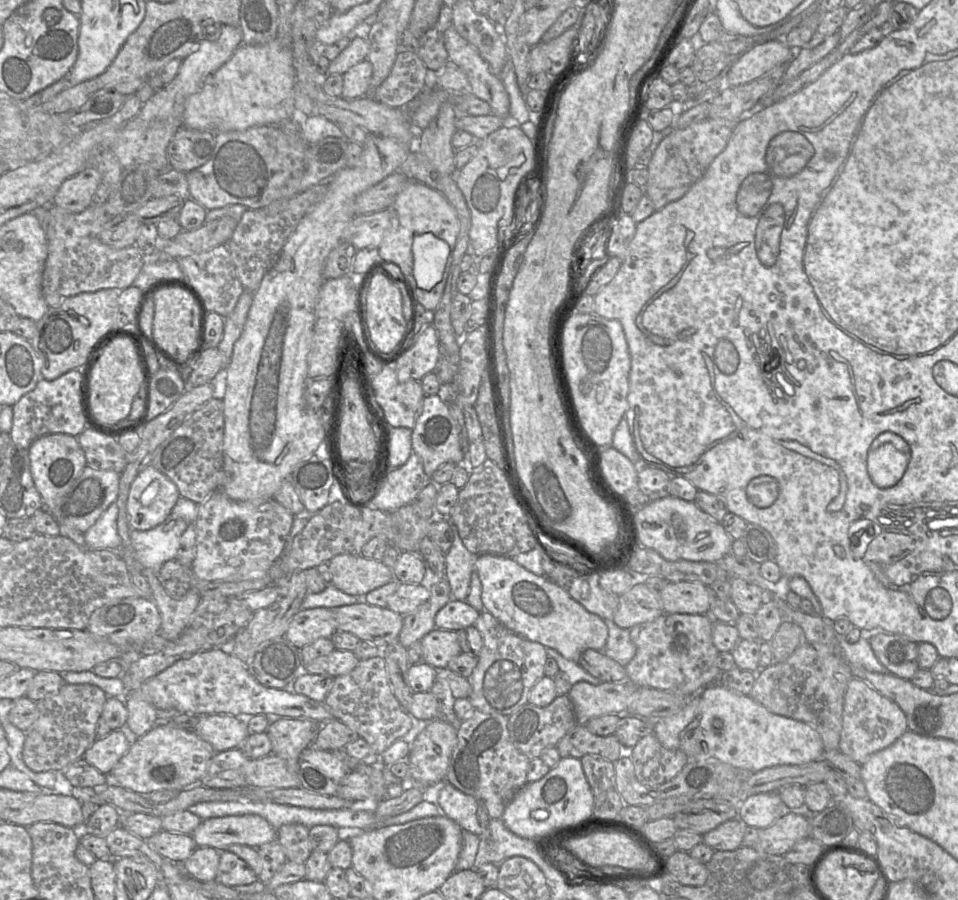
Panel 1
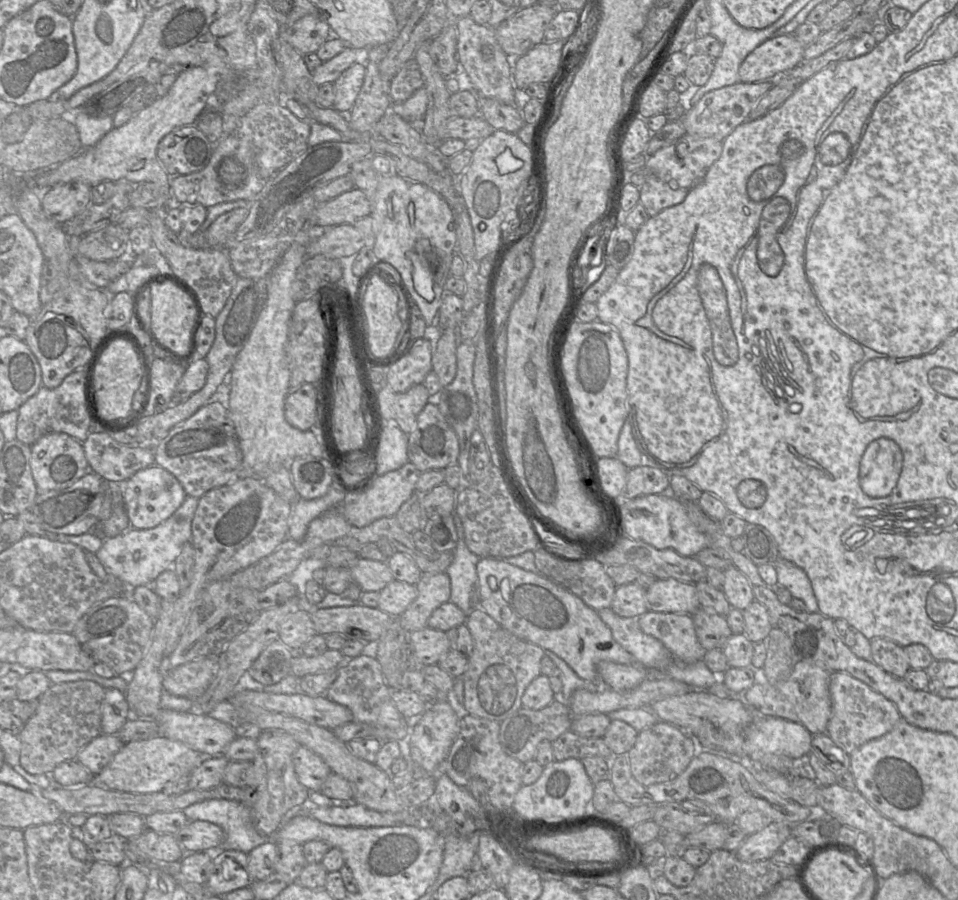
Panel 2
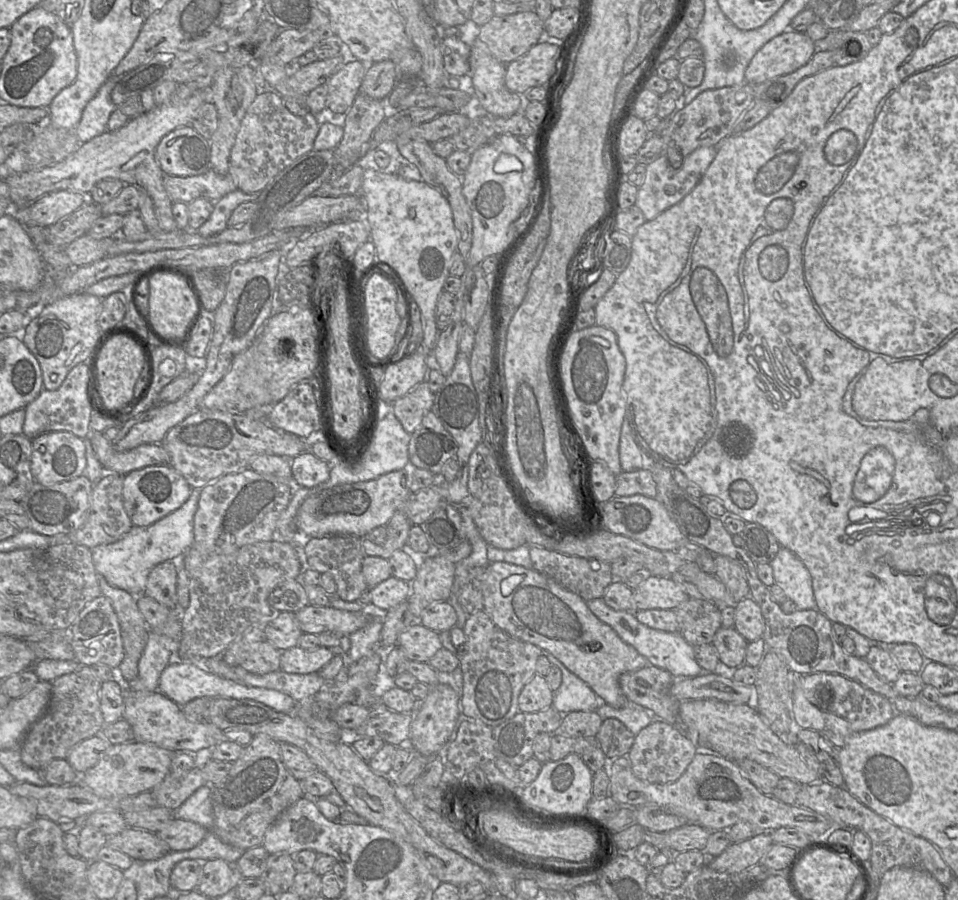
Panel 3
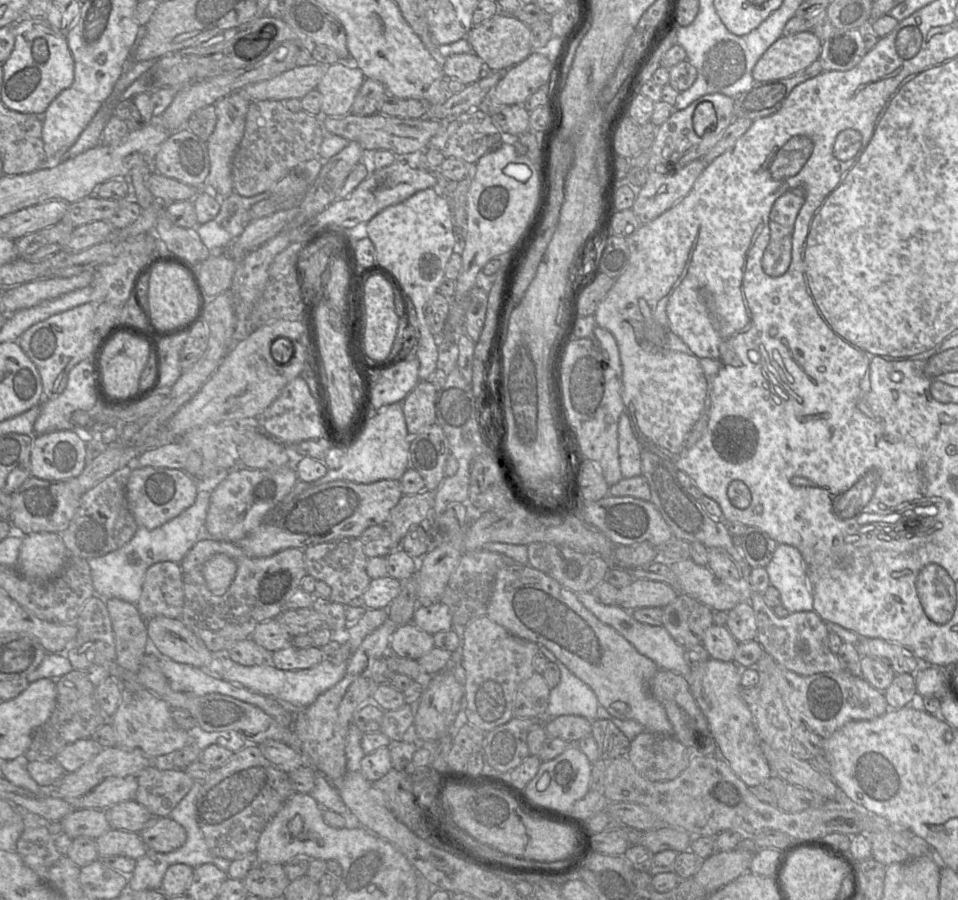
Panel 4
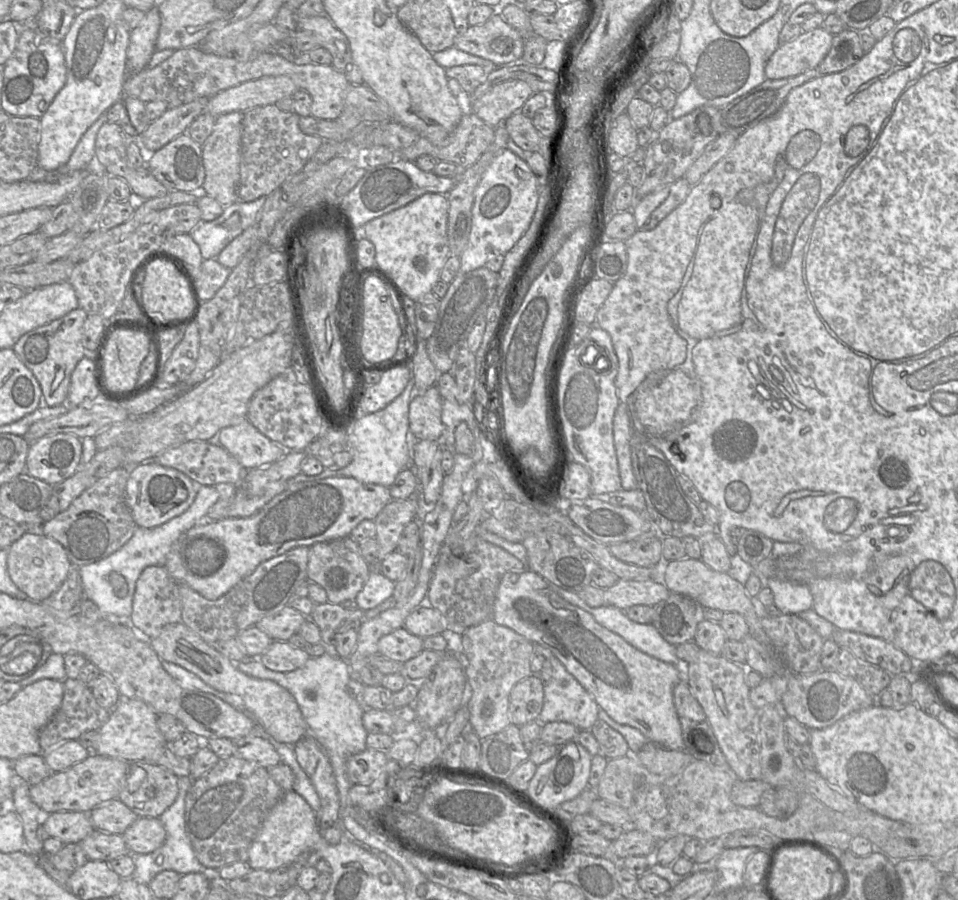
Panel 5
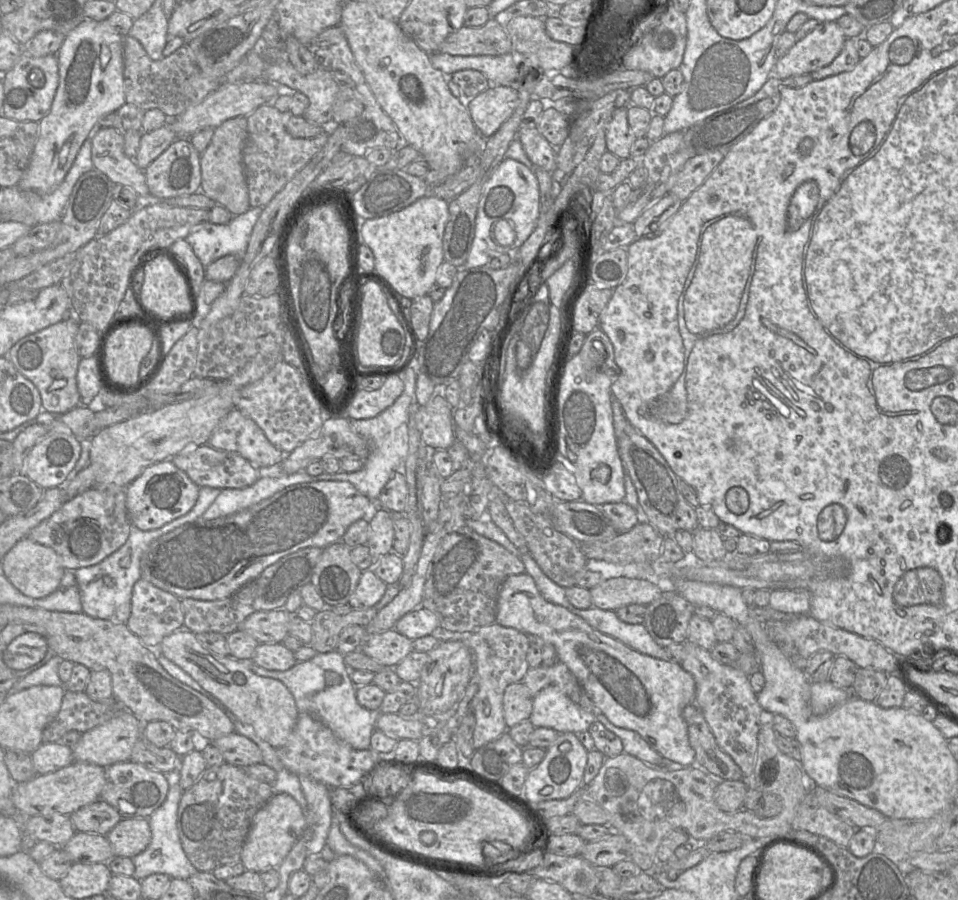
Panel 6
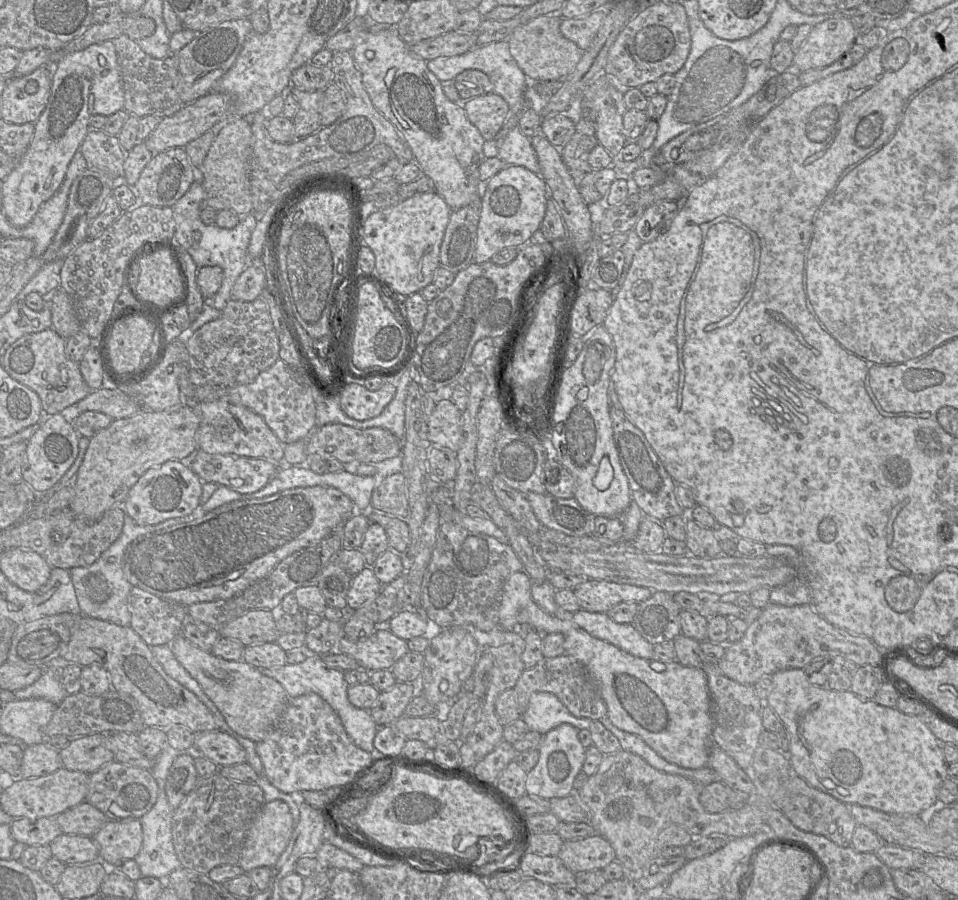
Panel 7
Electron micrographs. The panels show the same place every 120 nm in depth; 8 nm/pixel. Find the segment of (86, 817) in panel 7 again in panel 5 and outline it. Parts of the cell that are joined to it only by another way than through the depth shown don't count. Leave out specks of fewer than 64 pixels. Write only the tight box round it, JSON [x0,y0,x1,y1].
[89,798,139,835]

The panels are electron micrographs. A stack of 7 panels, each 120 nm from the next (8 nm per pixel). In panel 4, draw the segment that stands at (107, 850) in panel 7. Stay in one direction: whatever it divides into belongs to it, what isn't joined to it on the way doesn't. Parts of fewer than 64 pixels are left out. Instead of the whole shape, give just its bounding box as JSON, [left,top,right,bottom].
[139,818,187,853]

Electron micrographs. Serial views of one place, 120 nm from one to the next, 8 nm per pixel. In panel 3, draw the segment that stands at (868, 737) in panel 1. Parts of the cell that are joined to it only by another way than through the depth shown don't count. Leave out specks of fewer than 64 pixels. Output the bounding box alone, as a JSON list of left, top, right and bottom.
[791,672,896,749]

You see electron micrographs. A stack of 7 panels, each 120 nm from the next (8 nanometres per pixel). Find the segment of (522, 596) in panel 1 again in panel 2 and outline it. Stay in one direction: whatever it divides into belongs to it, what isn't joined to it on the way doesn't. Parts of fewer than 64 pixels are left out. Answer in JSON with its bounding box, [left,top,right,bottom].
[477,557,635,681]

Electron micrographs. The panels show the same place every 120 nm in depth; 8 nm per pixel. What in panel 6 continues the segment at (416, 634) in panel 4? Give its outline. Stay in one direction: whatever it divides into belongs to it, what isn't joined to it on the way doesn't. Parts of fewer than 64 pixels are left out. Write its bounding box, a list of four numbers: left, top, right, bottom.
[360,628,413,668]

